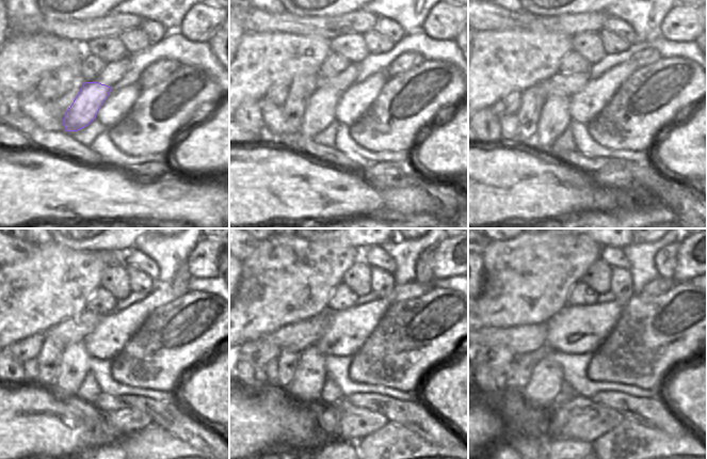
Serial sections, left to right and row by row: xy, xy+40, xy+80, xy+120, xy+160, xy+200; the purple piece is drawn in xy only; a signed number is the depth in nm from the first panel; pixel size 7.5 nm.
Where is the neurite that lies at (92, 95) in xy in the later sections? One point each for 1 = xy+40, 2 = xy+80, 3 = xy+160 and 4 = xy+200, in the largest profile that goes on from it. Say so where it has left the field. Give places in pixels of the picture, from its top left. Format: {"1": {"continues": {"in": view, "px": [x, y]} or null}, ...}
{"1": {"continues": {"in": "xy+40", "px": [319, 113]}}, "2": {"continues": {"in": "xy+80", "px": [555, 119]}}, "3": {"continues": {"in": "xy+160", "px": [304, 390]}}, "4": {"continues": {"in": "xy+200", "px": [546, 379]}}}

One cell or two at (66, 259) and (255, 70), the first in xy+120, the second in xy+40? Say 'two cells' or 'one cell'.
one cell

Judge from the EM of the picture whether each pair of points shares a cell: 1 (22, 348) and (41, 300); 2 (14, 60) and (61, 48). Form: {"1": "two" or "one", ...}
{"1": "two", "2": "one"}

